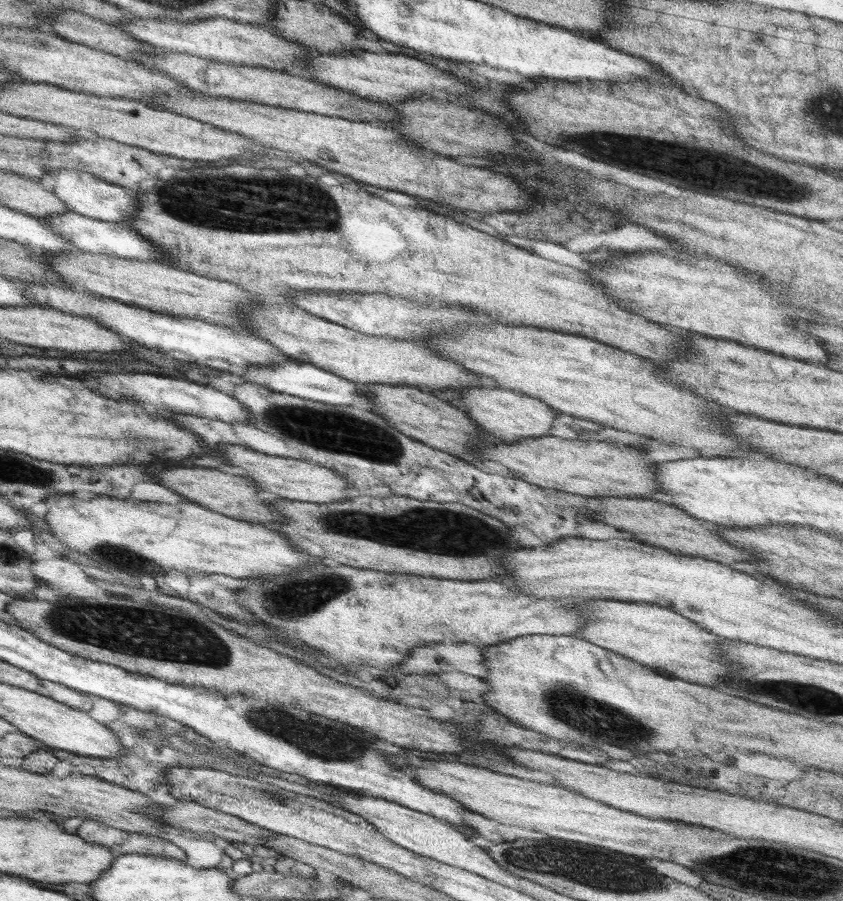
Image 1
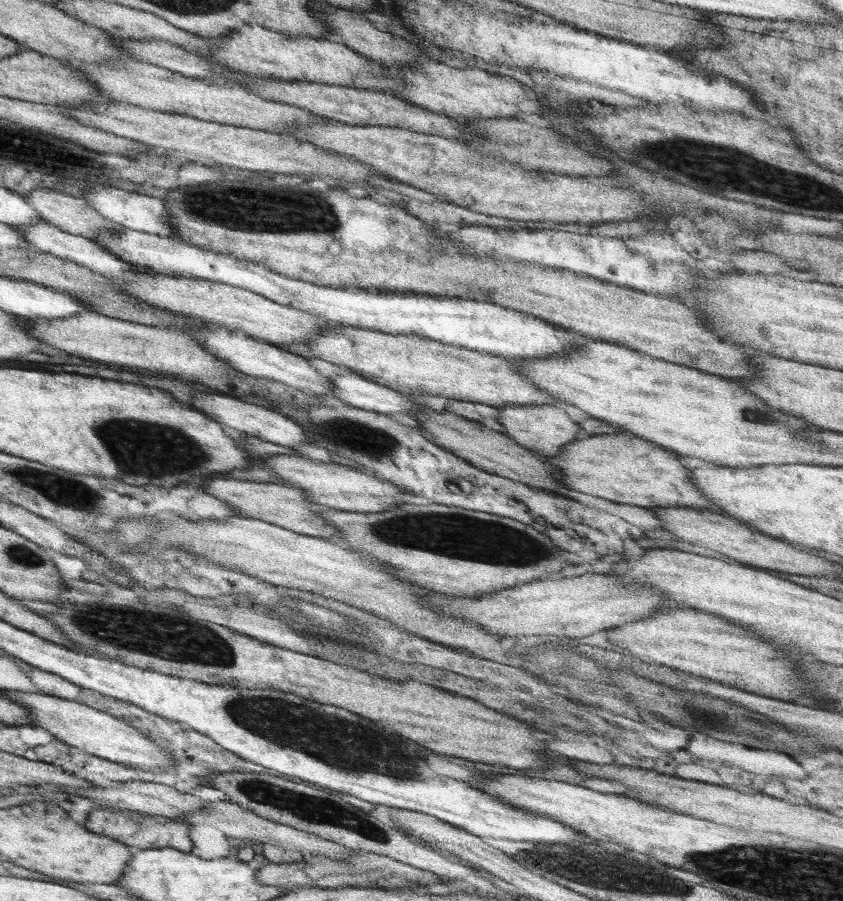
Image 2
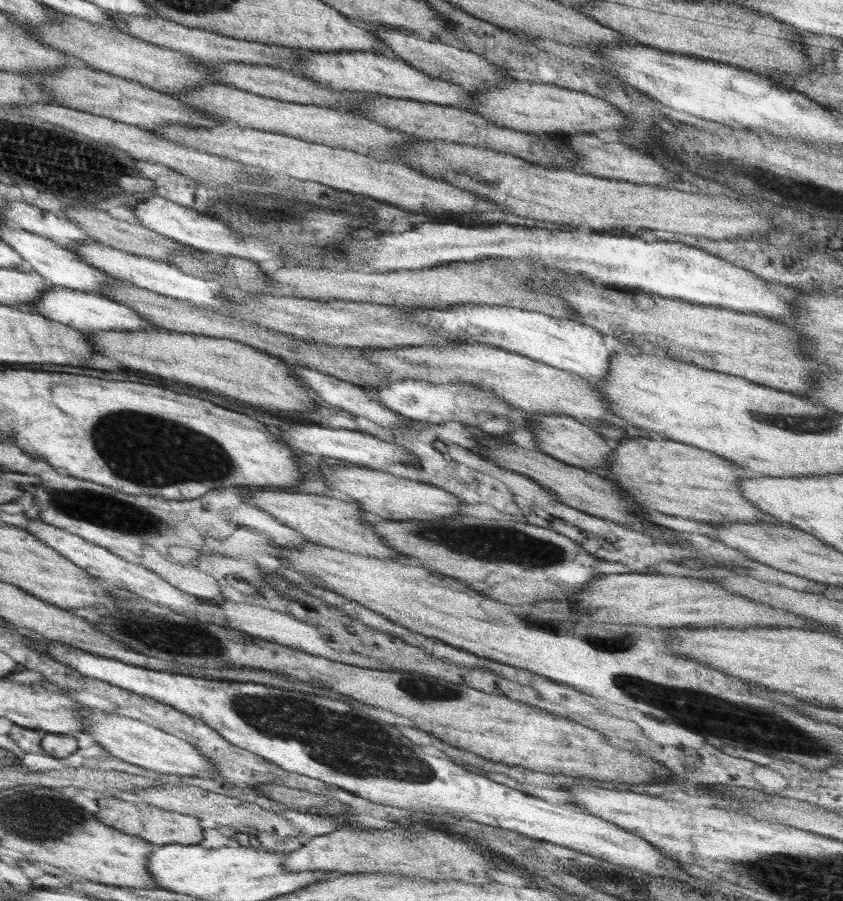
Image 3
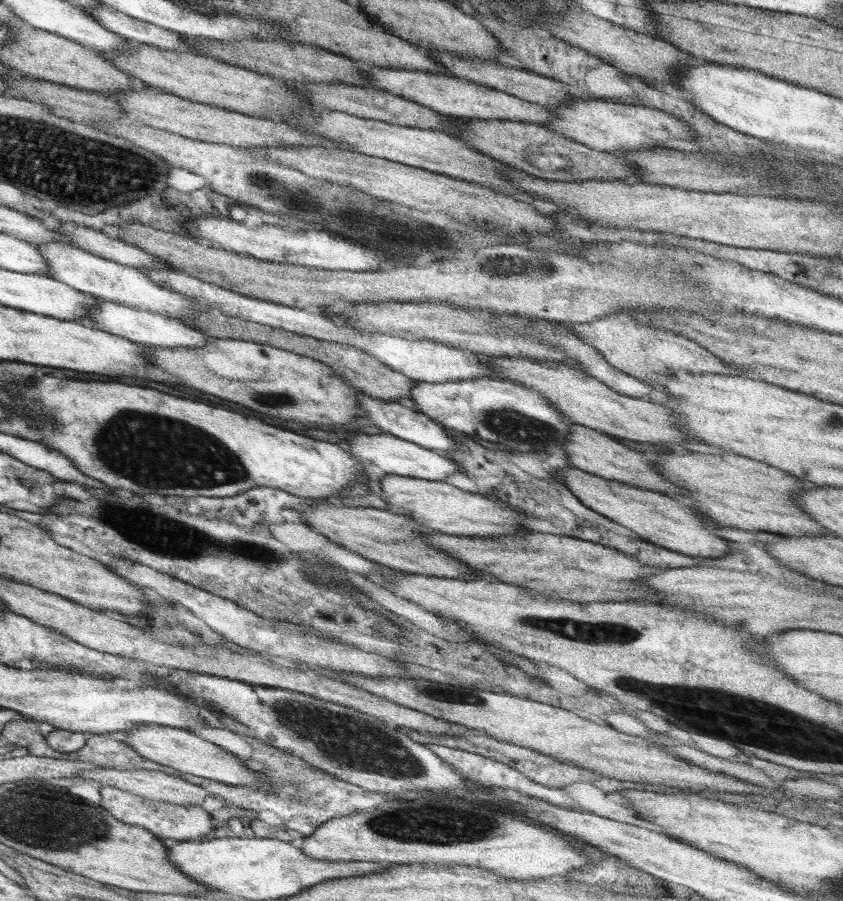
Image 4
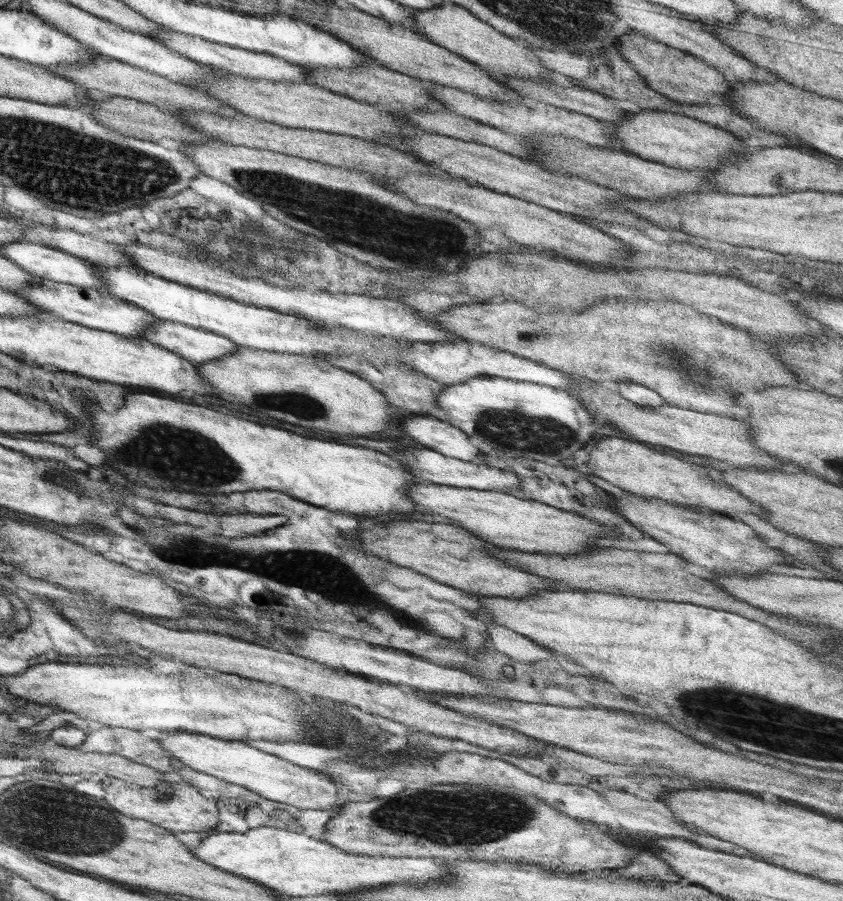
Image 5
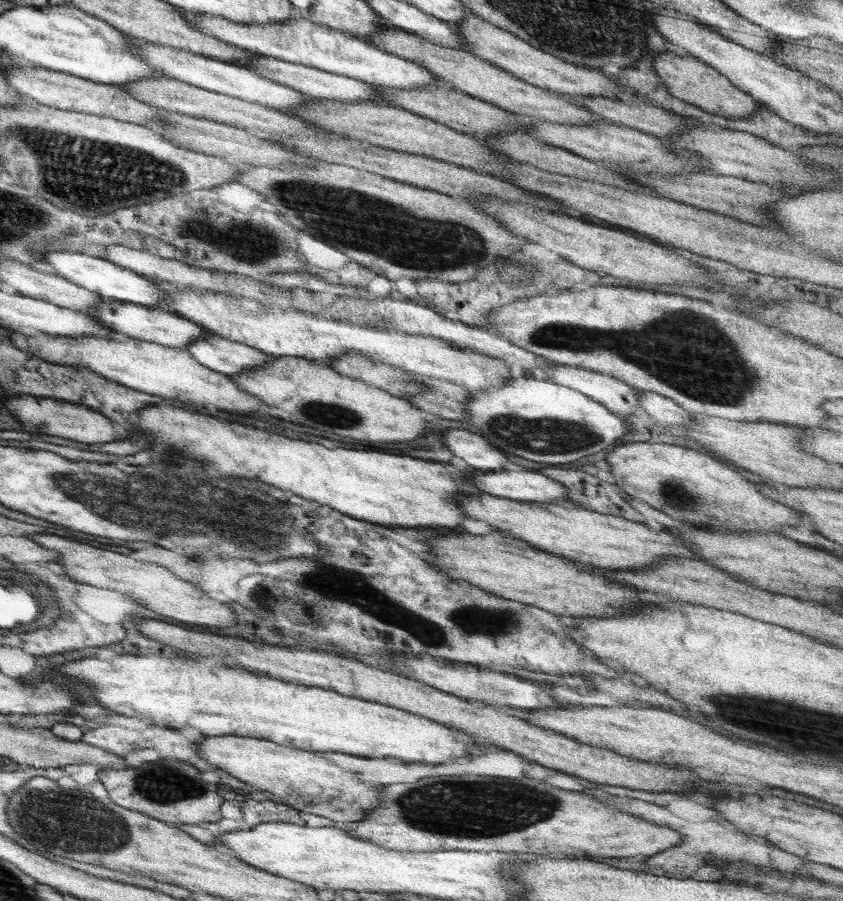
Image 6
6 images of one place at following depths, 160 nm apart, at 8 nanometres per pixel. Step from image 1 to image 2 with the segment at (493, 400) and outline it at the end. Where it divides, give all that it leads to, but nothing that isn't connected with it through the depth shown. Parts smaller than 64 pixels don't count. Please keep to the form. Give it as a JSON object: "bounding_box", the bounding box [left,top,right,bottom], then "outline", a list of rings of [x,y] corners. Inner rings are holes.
{"bounding_box":[497,405,580,457],"outline":[[[502,405],[497,409],[499,412],[497,421],[504,426],[506,435],[524,448],[546,457],[556,456],[565,444],[576,440],[576,432],[580,430],[579,425],[557,405]]]}

